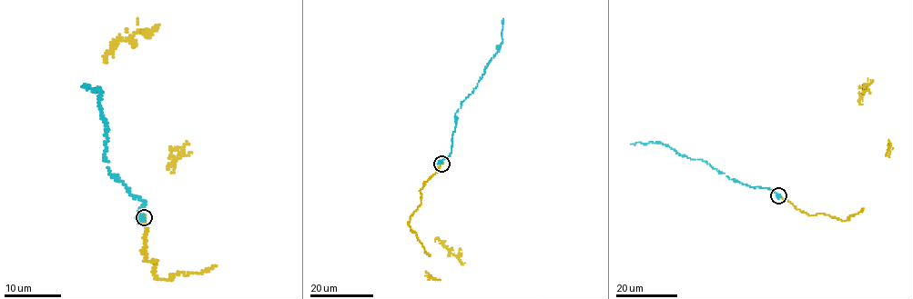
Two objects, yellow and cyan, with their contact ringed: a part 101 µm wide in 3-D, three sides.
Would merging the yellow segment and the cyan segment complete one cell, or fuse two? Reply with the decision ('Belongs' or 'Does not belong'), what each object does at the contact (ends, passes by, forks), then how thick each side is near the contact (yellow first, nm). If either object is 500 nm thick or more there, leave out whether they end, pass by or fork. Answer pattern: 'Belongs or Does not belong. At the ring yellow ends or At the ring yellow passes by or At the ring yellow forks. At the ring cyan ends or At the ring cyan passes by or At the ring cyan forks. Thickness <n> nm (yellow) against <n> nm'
Belongs. At the ring yellow ends. At the ring cyan passes by. Thickness 180 nm (yellow) against 120 nm

